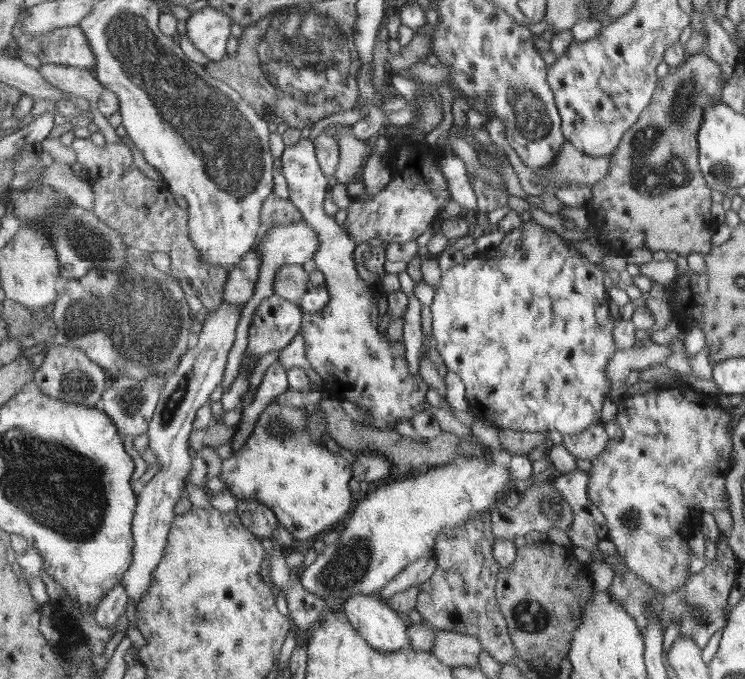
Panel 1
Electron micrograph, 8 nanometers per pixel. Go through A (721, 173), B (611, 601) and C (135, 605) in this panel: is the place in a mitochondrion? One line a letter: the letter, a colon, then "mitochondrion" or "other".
A: mitochondrion
B: other
C: other

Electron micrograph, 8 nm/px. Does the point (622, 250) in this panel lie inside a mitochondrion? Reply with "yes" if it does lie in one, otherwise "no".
no

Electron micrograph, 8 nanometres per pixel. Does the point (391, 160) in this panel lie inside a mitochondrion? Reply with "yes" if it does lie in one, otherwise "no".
no

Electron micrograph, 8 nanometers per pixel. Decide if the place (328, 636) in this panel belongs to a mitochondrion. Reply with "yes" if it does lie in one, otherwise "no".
no

